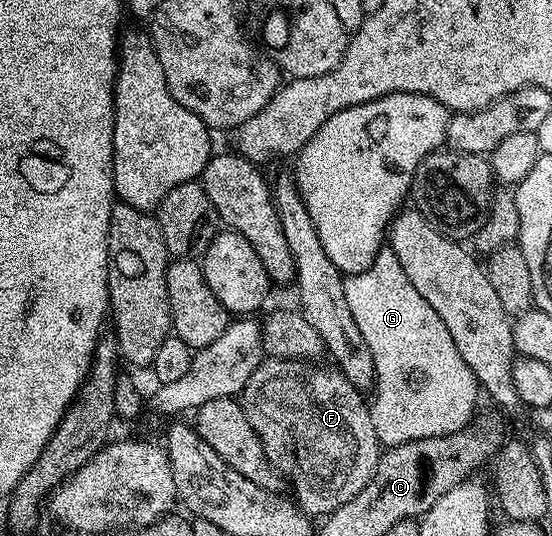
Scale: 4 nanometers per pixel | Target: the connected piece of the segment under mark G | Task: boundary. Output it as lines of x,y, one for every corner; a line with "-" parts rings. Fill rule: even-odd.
382,248
366,272
345,277
344,287
346,304
350,304
354,321
366,336
366,344
370,344
370,356
374,356
376,384
370,409
374,432
381,443
385,447
397,446
410,440
444,438
465,429
473,421
476,397
481,397
482,387
470,364
454,348
442,316
418,296
414,284
402,272
398,256
391,248
-
416,346
432,346
422,356
426,370
418,376
410,368

